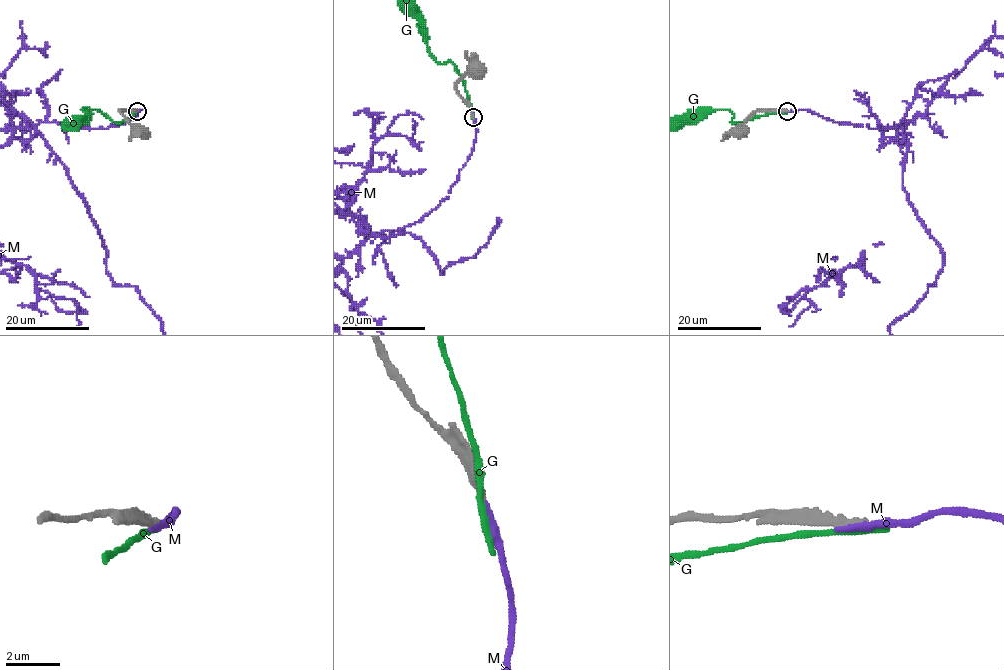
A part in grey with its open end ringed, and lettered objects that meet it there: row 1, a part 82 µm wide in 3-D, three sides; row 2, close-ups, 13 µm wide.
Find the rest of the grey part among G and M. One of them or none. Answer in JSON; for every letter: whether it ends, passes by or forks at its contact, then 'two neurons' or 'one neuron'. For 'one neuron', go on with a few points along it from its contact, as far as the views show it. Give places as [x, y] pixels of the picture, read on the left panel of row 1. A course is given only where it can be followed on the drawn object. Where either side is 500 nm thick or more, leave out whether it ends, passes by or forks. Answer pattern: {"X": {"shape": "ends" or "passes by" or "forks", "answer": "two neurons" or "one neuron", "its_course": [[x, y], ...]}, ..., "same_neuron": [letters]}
{"G": {"shape": "passes by", "answer": "two neurons"}, "M": {"shape": "ends", "answer": "two neurons"}, "same_neuron": []}

